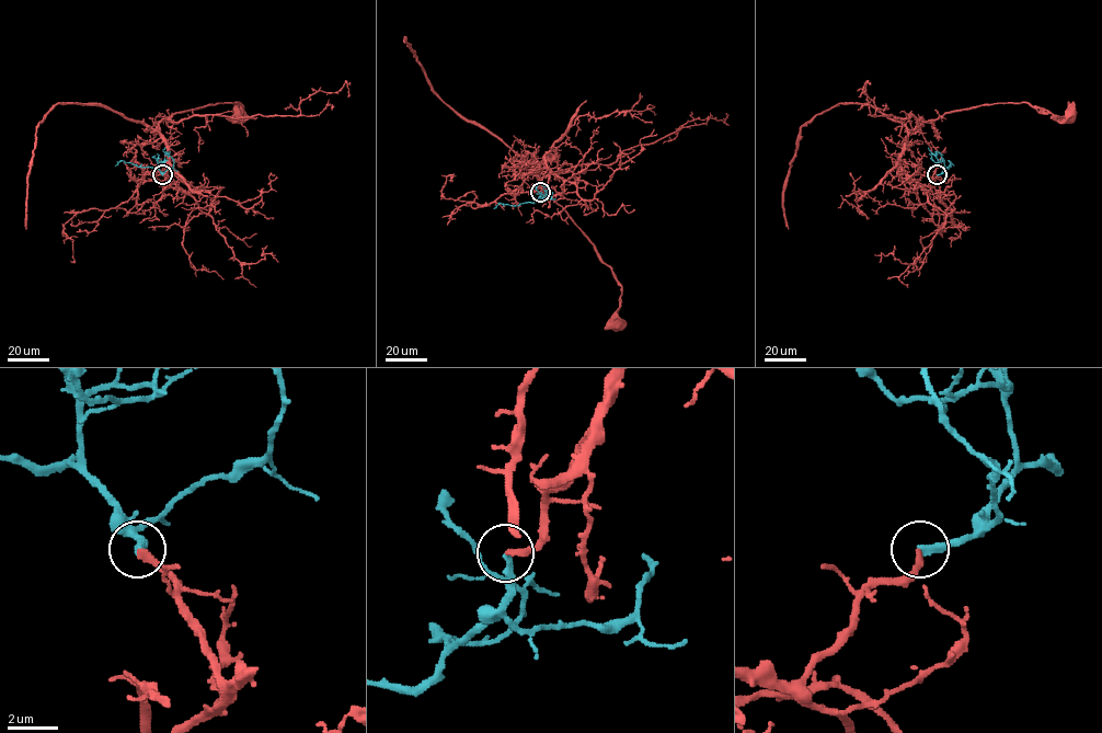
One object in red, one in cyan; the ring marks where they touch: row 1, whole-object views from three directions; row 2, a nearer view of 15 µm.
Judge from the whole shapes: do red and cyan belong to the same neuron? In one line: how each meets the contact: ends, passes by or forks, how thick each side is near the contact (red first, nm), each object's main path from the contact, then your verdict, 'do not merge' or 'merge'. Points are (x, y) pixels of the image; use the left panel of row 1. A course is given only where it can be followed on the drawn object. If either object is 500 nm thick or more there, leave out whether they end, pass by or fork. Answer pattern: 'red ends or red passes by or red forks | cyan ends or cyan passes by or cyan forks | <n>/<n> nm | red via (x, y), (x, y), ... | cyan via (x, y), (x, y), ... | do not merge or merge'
red ends | cyan ends | 240/280 nm | red via (162, 174), (170, 185), (160, 122), (176, 113), (216, 103), (239, 102), (243, 106), (238, 123), (241, 115) | cyan via (162, 174), (157, 168), (121, 161), (115, 165) | merge

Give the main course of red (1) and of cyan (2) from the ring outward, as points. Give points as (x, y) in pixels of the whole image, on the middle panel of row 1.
1: (541, 192), (550, 172), (546, 155), (538, 164), (540, 183), (586, 236), (621, 286), (616, 311), (619, 323)
2: (541, 192), (534, 203), (500, 204), (493, 208)

